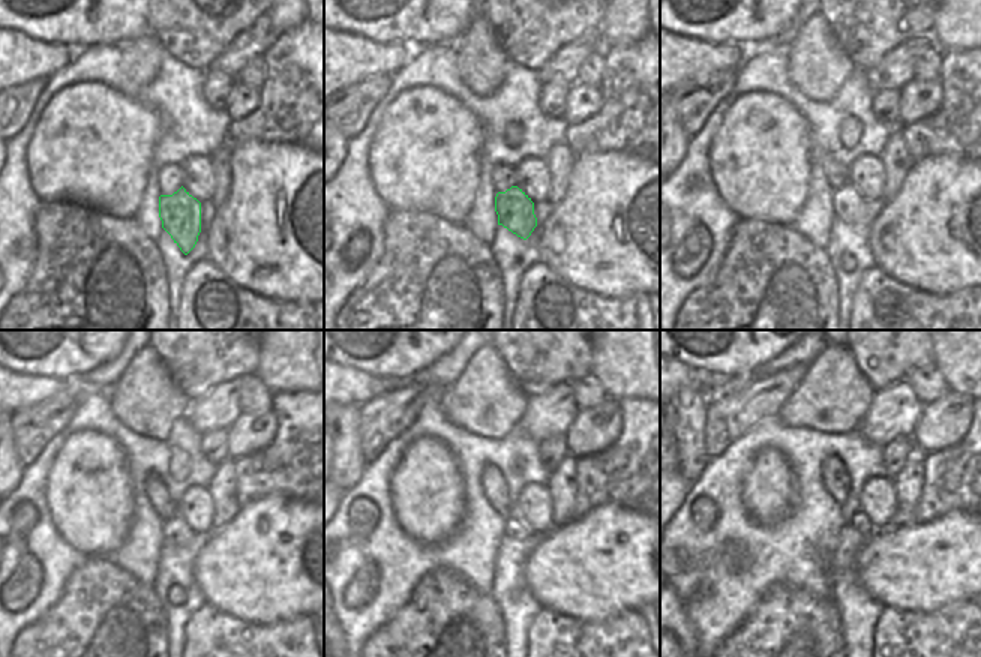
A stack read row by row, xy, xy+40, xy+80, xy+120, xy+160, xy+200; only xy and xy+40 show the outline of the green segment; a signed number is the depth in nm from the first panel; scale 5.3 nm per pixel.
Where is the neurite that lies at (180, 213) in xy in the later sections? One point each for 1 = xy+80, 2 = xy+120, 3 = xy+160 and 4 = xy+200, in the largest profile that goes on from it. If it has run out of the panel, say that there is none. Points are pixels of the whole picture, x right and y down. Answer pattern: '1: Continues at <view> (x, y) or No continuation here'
1: Continues at xy+80 (849, 206)
2: Continues at xy+120 (176, 531)
3: Continues at xy+160 (515, 528)
4: Continues at xy+200 (860, 522)

